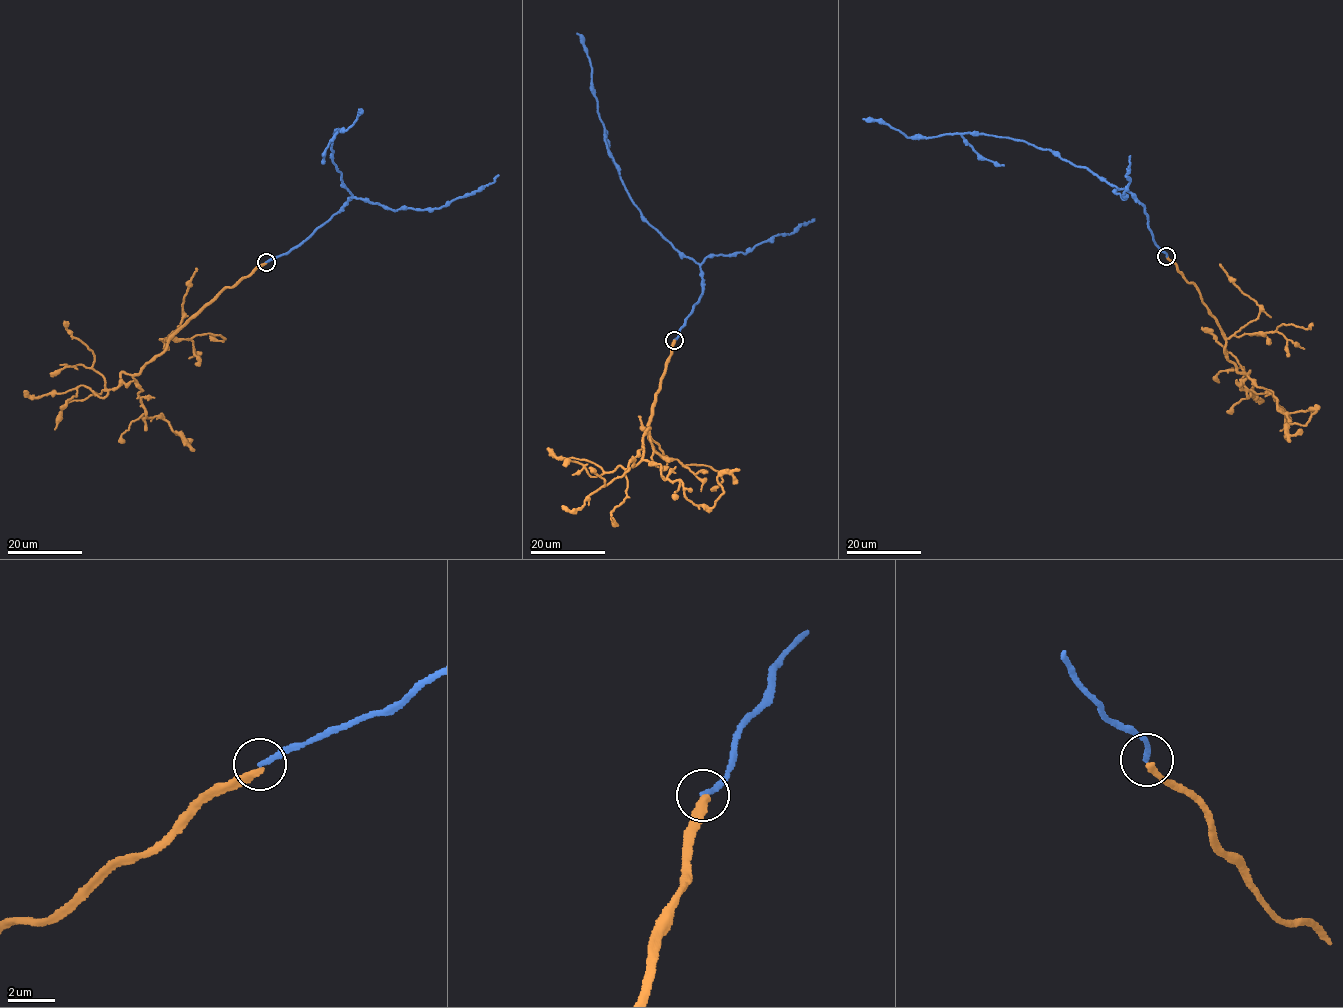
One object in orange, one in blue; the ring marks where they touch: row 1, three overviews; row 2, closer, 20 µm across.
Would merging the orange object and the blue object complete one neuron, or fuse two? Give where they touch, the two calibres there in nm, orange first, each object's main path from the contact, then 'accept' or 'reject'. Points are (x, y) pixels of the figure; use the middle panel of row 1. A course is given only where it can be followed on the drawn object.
at (674, 340); 280 nm thick on the orange side, 200 nm on the other; orange runs (674, 340), (643, 459), (680, 480), (697, 505), (714, 505), (722, 473), (733, 484); blue runs (674, 340), (702, 293), (701, 266), (648, 223), (625, 188), (597, 108), (590, 58), (577, 33); reject

